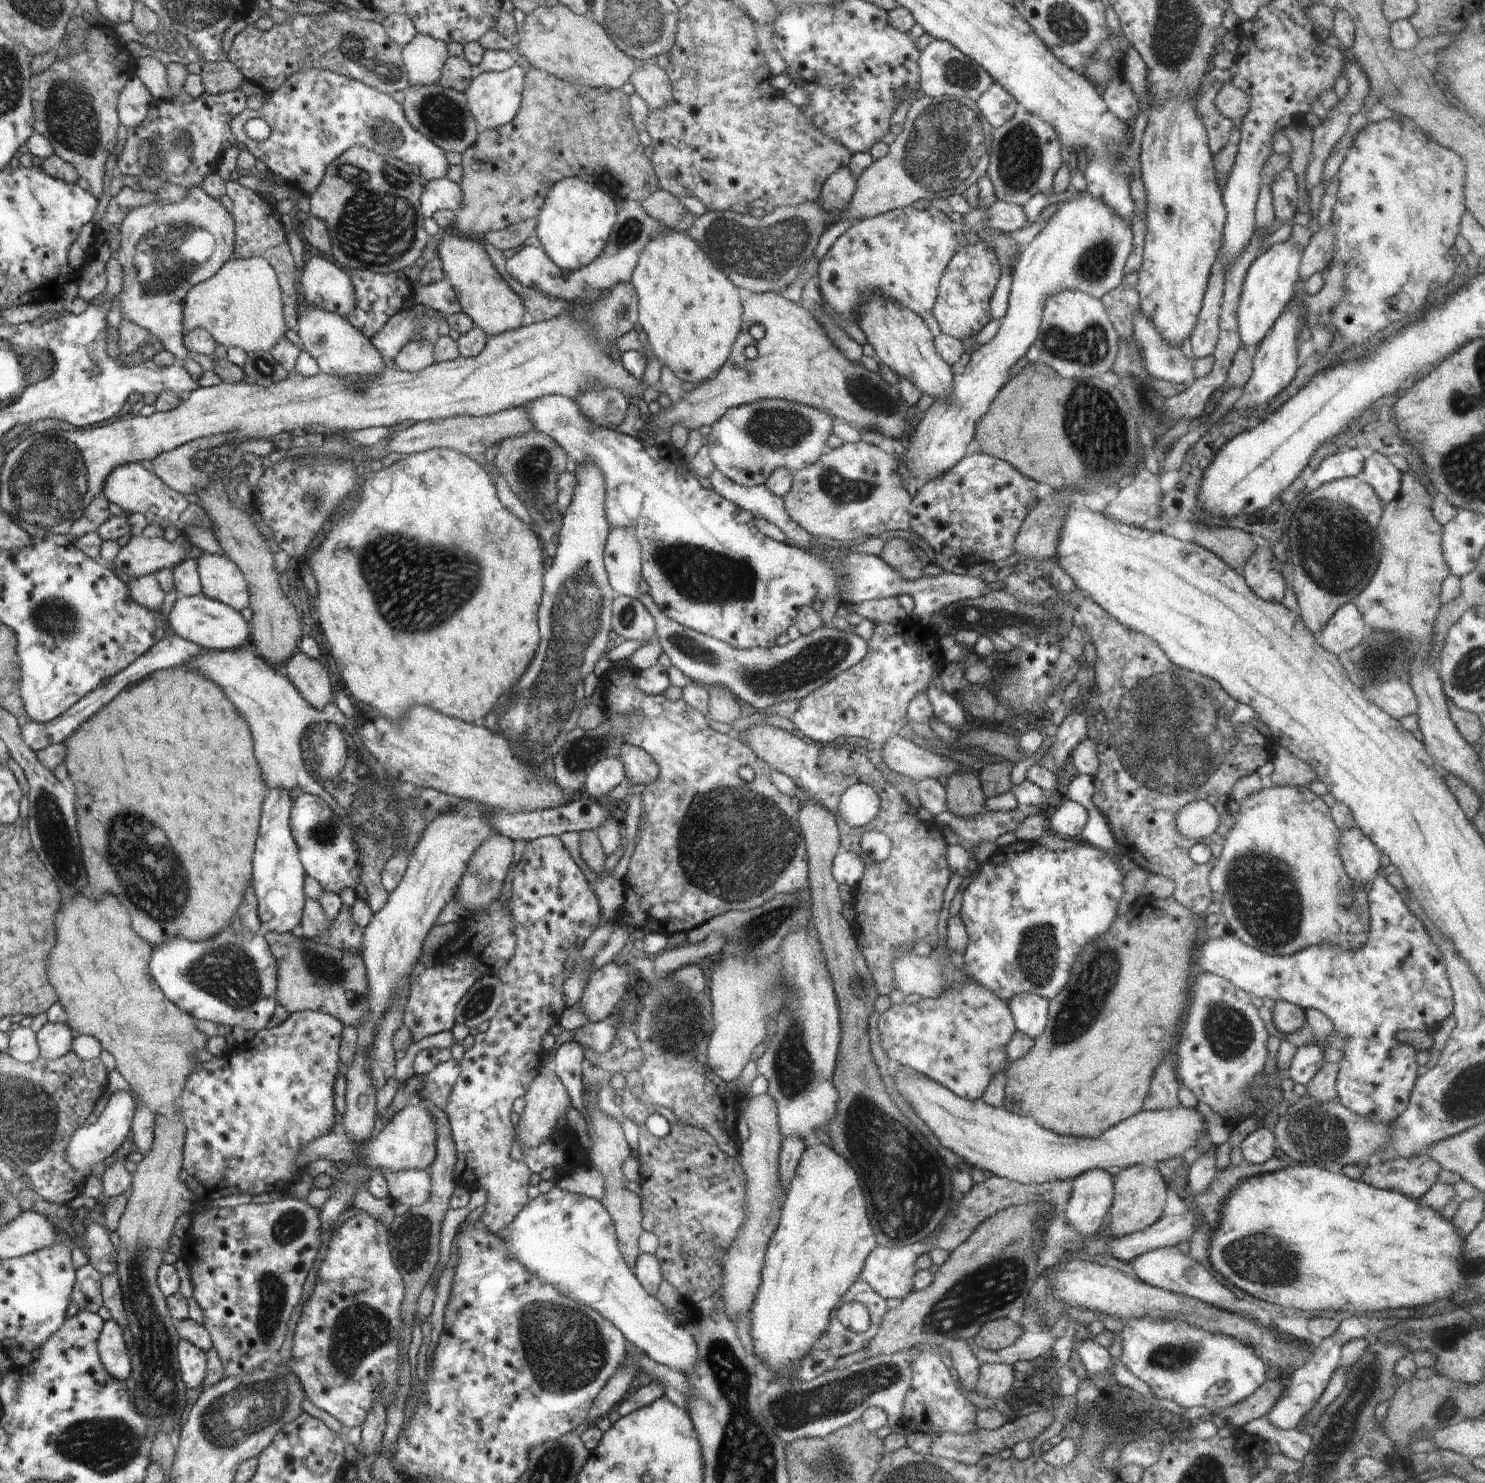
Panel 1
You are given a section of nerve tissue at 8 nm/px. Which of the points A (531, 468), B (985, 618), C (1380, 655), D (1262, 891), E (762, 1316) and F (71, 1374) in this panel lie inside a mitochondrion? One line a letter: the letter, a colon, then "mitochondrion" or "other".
A: mitochondrion
B: mitochondrion
C: mitochondrion
D: mitochondrion
E: other
F: other

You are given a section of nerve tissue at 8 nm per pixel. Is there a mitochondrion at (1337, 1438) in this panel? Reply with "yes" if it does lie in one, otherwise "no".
yes

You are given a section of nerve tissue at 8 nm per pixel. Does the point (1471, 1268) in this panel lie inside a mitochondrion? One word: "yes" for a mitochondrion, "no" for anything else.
no

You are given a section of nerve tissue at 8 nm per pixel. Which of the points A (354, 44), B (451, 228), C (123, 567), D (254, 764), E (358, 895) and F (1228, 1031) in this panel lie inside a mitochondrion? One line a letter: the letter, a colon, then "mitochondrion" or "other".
A: mitochondrion
B: other
C: other
D: other
E: other
F: mitochondrion

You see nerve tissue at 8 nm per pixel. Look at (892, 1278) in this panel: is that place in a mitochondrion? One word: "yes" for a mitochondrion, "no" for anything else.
no

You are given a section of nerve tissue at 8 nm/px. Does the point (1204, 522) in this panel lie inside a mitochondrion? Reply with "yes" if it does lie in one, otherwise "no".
no

